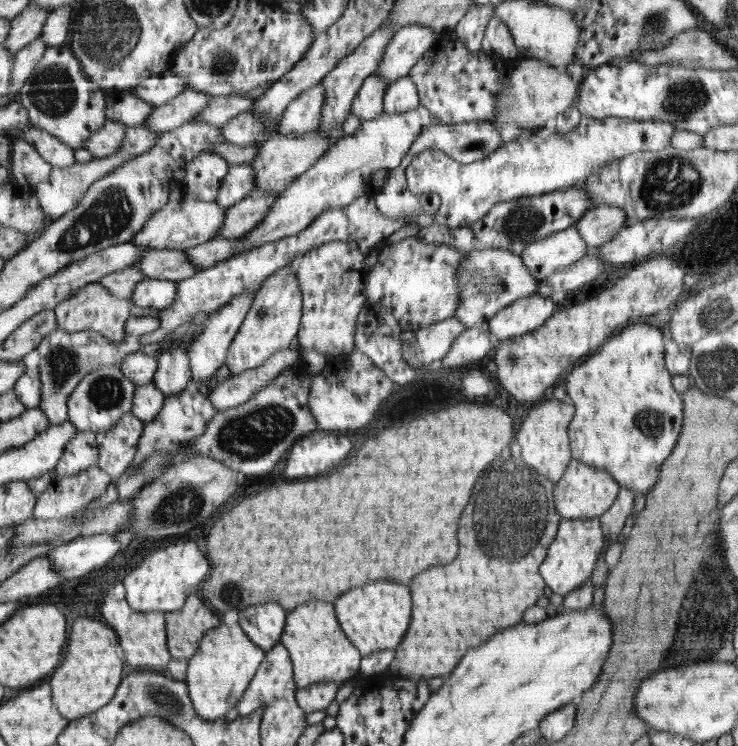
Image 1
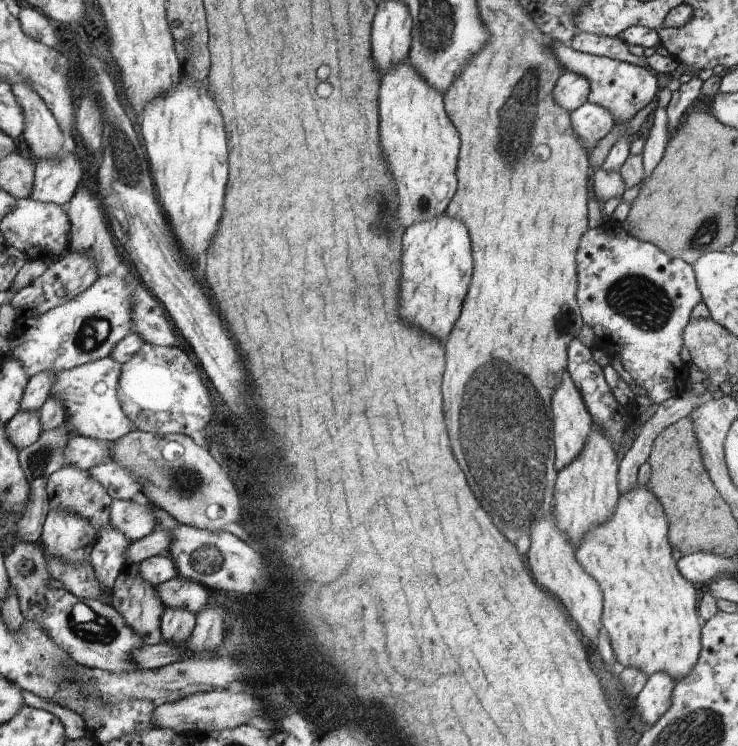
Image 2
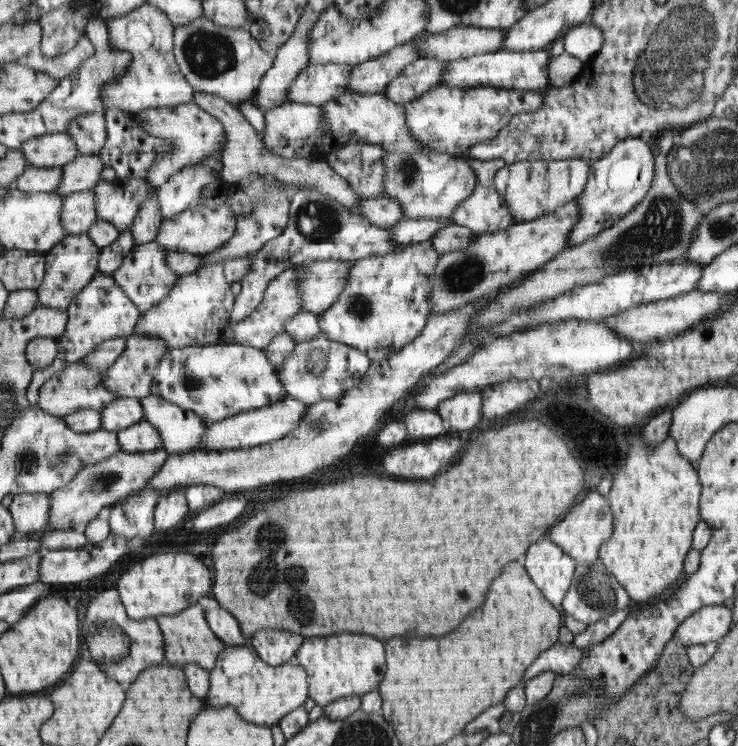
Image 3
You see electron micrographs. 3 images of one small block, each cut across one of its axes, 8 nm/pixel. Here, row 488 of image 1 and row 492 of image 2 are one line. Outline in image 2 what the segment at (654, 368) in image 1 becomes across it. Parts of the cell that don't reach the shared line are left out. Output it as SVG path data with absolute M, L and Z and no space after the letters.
M634 487L632 491L626 494L620 494L619 502L617 503L617 509L610 521L606 521L596 529L593 529L590 533L587 533L585 540L581 543L575 555L579 563L583 566L583 569L587 571L592 578L599 583L600 590L603 591L603 622L604 630L608 632L610 640L612 640L612 648L615 659L617 660L618 668L632 667L639 670L642 674L649 677L651 674L658 673L660 671L668 673L674 680L680 680L687 677L692 672L692 669L699 662L698 656L701 656L700 652L700 622L698 622L698 612L696 612L696 604L698 604L698 592L694 588L694 584L690 584L688 579L683 577L683 574L678 572L676 568L676 560L672 556L672 546L668 542L670 538L670 524L666 516L666 512L662 510L660 502L654 498L652 492L646 490L644 487Z

